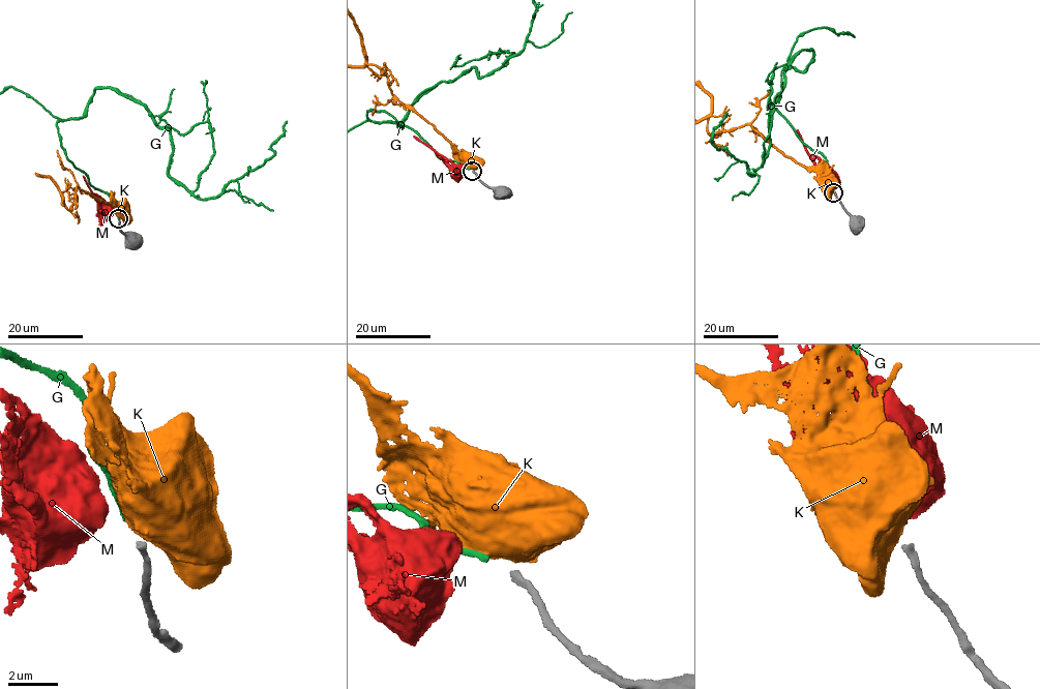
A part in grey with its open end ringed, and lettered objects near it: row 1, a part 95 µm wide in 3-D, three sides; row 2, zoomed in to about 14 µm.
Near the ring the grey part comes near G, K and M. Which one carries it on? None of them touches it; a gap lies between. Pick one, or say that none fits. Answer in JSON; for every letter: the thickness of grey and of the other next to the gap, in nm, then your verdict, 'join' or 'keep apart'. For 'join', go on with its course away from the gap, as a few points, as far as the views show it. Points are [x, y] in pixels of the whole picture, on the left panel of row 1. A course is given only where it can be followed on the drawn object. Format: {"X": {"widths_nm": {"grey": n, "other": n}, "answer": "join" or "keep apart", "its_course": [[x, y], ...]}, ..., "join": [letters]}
{"G": {"widths_nm": {"grey": 280, "other": 190}, "answer": "join"}, "K": {"widths_nm": {"grey": 280, "other": 850}, "answer": "keep apart"}, "M": {"widths_nm": {"grey": 280, "other": 850}, "answer": "keep apart"}, "join": ["G"]}

